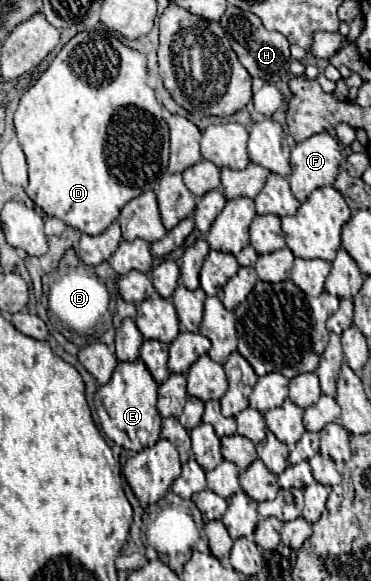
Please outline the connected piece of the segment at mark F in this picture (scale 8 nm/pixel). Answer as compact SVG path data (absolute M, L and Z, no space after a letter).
M328 132L314 134L314 136L310 136L308 140L296 144L296 146L292 148L292 156L290 156L292 174L290 174L290 178L288 178L290 188L292 188L292 194L294 194L300 202L304 202L316 188L332 186L334 180L336 180L336 176L338 176L340 160L342 160L340 144L338 144L338 140L332 138Z

